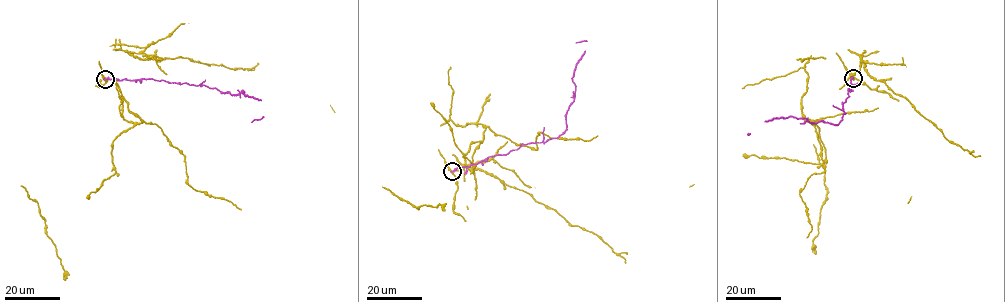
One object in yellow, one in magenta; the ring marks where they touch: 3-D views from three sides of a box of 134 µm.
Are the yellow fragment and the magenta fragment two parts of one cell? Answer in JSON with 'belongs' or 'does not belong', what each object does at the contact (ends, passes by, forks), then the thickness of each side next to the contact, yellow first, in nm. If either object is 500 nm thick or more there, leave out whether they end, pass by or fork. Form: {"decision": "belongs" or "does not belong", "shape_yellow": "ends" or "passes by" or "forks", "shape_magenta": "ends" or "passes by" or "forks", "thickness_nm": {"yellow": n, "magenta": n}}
{"decision": "does not belong", "thickness_nm": {"yellow": 500, "magenta": 320}}

